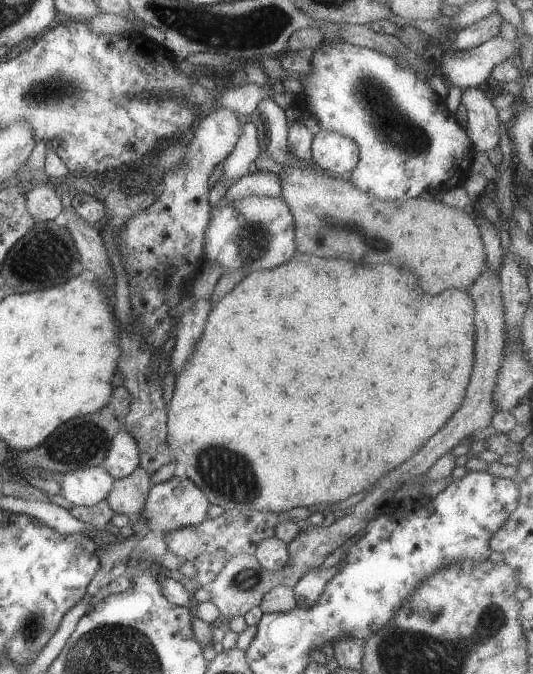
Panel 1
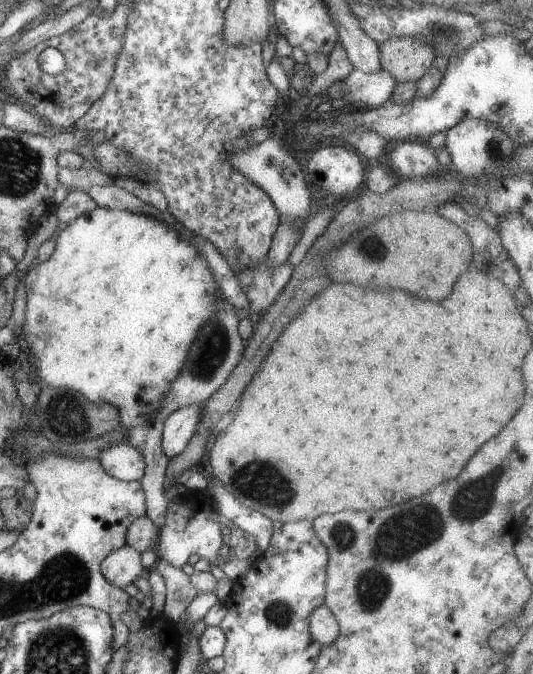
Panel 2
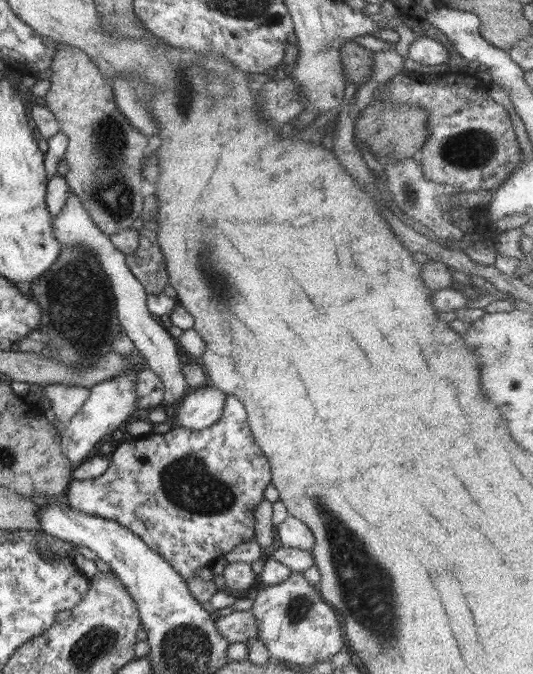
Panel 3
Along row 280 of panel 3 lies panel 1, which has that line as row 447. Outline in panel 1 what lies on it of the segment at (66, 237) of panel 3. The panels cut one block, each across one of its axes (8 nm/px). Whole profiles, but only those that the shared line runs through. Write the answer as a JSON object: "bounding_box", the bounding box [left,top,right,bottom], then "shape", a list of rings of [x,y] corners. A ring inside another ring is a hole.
{"bounding_box":[101,431,140,479],"shape":[[[121,431],[112,438],[106,458],[101,465],[114,479],[122,479],[140,467],[138,442],[126,431]]]}

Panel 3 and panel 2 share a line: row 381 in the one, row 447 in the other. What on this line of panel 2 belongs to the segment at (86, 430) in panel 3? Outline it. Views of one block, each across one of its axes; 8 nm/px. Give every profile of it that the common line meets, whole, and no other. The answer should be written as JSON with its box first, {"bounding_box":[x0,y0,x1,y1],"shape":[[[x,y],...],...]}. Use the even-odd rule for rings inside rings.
{"bounding_box":[98,442,146,481],"shape":[[[128,442],[105,447],[98,458],[102,469],[120,481],[140,481],[146,464],[142,454]]]}

